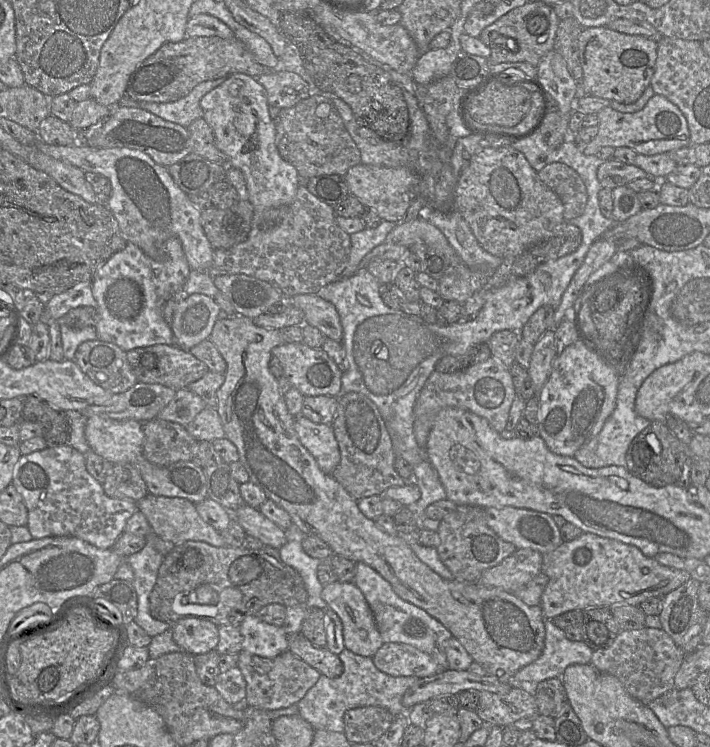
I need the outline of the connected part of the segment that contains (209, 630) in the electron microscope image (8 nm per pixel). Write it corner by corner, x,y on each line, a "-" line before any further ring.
187,616
172,627
174,641
191,655
205,654
215,650
219,643
218,625
211,620

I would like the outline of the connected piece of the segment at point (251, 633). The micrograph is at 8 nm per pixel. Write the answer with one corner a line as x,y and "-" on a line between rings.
255,615
240,624
243,650
264,658
274,658
289,650
289,635
282,626
269,624

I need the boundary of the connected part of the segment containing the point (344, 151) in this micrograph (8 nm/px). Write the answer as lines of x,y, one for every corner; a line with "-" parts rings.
312,95
306,99
301,100
293,107
281,109
281,110
274,110
274,124
275,124
275,130
276,130
275,143
278,148
278,151
281,155
281,157
285,161
289,162
297,169
298,174
299,174
299,185
300,185
300,178
309,179
309,178
315,177
315,176
332,175
332,174
346,175
347,171
351,167
361,163
360,150
358,149
356,143
352,139
348,130
346,129
343,119
342,119
340,113
338,112
337,108
335,107
334,103
328,98
325,98
325,97
319,96
319,95

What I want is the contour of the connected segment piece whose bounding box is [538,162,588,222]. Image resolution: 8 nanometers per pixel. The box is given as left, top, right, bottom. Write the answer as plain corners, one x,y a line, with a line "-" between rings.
550,163
543,167
538,176
561,200
564,207
563,217
566,222
583,214
588,194
579,174
563,163

